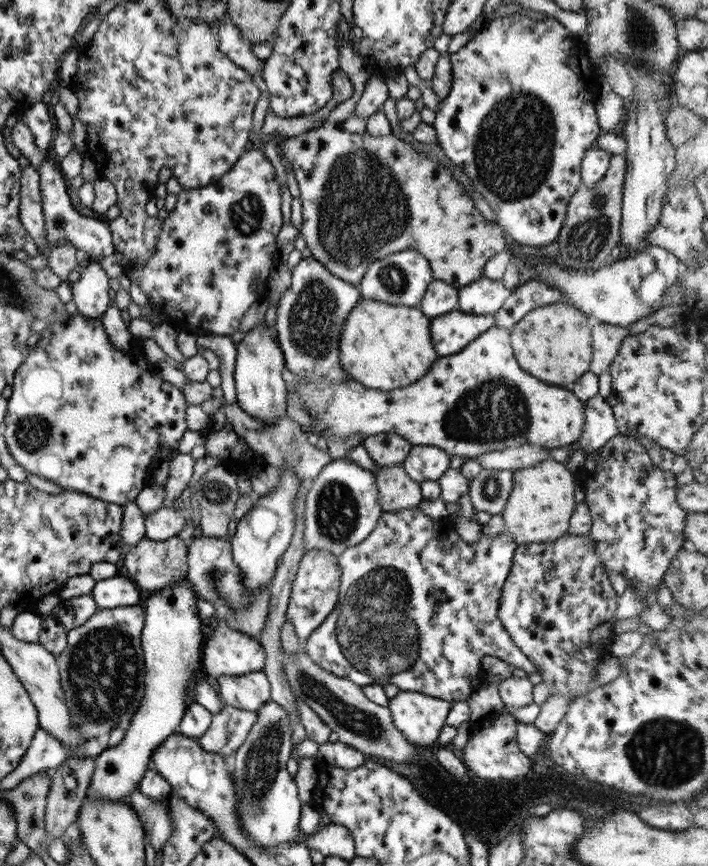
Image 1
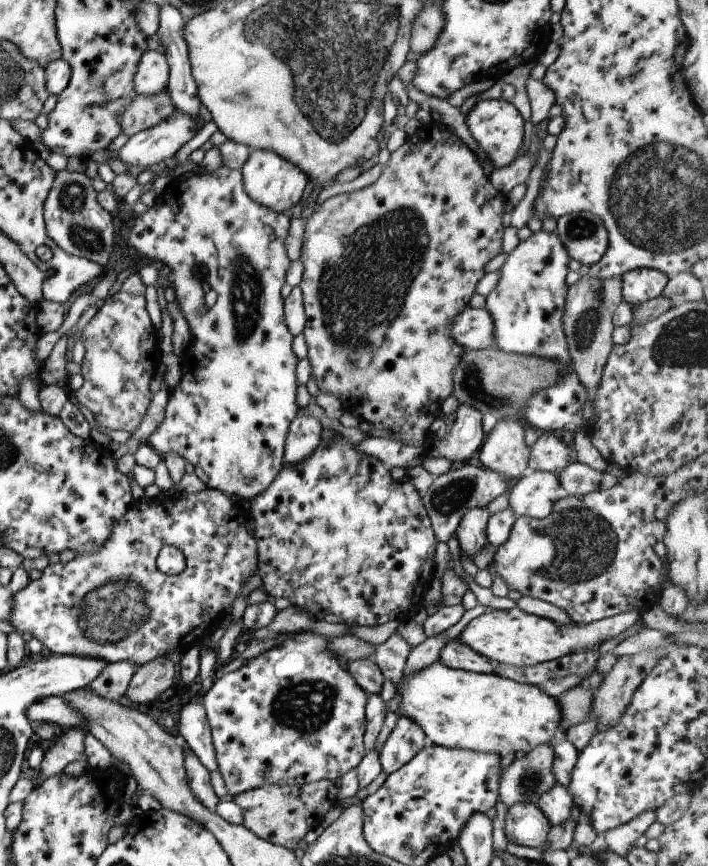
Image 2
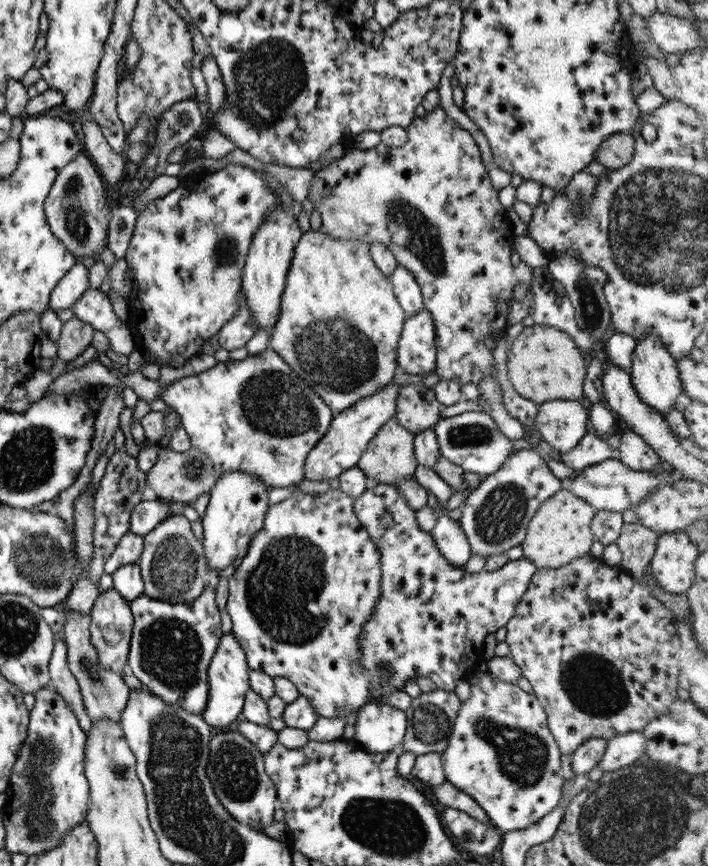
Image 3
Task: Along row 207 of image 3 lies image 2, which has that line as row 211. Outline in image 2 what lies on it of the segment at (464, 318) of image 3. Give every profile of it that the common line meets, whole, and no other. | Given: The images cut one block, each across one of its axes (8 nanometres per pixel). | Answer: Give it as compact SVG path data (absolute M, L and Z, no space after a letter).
M430 128L427 134L427 137L420 138L416 144L408 137L406 142L390 155L388 164L376 182L358 192L342 193L328 198L313 212L305 224L300 255L304 273L299 286L303 292L307 318L302 334L307 344L307 358L312 367L311 376L319 390L334 394L342 403L343 412L350 412L359 421L372 424L373 428L389 430L392 435L386 437L388 440L399 440L402 444L430 451L430 443L434 440L430 426L434 424L434 420L442 417L442 403L452 396L454 369L460 364L460 358L466 351L451 338L450 327L456 315L469 307L470 298L476 294L478 282L486 275L485 267L488 262L503 252L502 216L505 200L504 194L494 188L489 176L485 174L481 161L452 130Z

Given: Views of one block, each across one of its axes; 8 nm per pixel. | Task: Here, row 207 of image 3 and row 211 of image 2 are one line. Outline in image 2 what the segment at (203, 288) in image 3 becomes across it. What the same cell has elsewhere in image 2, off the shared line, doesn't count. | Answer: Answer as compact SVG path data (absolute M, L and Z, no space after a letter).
M224 166L214 170L214 172L195 171L173 179L166 190L162 192L156 204L144 213L134 216L133 219L134 224L130 227L131 231L127 238L128 246L138 251L149 262L161 266L166 265L170 268L169 286L174 290L175 301L189 326L192 338L189 348L192 350L193 364L195 365L193 372L172 389L170 400L166 404L165 417L162 418L160 426L152 432L147 442L162 456L174 453L182 456L186 462L190 462L195 468L196 476L208 488L221 490L227 495L236 494L244 500L254 500L274 482L274 478L282 470L286 434L288 434L288 428L297 417L300 408L296 402L296 390L298 388L296 364L298 364L299 359L292 351L293 336L286 326L283 309L284 298L280 293L291 262L285 248L291 220L283 213L254 202L254 199L250 198L244 188L241 170L228 170Z

